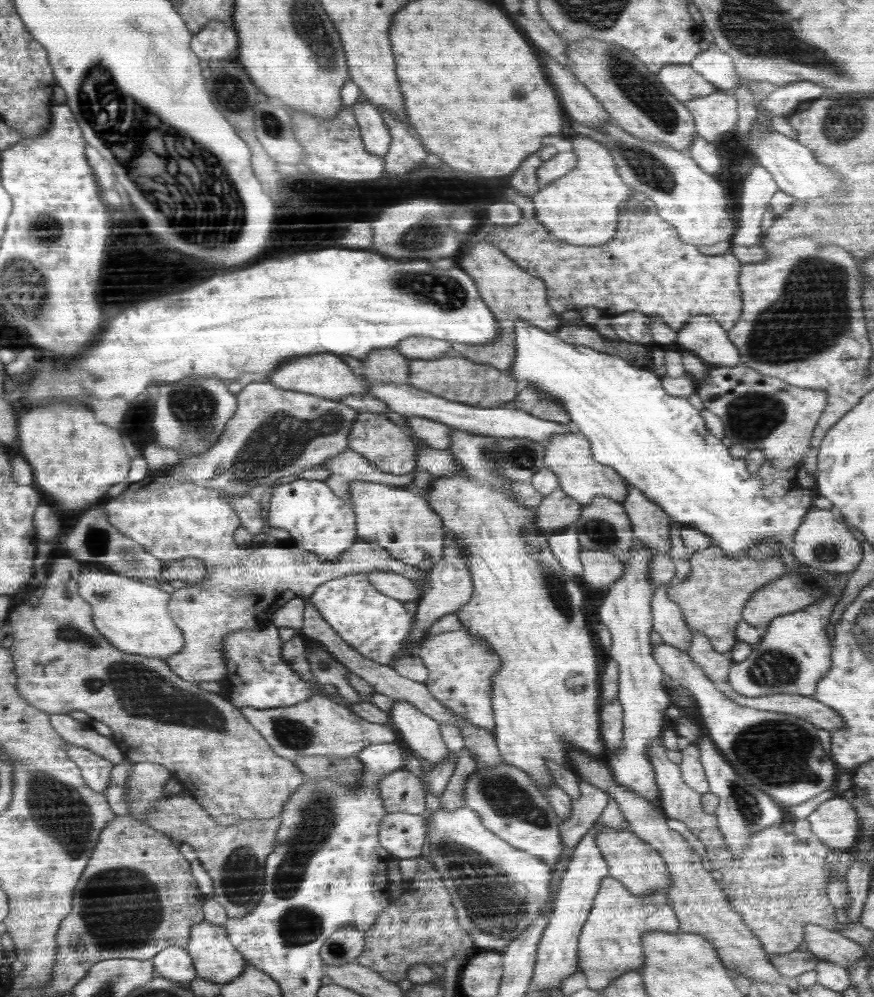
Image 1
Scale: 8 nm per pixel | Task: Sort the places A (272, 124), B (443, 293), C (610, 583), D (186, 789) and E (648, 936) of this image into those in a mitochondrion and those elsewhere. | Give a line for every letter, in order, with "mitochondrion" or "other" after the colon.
A: mitochondrion
B: mitochondrion
C: other
D: other
E: other

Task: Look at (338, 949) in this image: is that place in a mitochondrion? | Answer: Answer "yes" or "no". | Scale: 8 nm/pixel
yes

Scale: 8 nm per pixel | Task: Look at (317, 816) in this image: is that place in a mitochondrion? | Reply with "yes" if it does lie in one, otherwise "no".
yes

